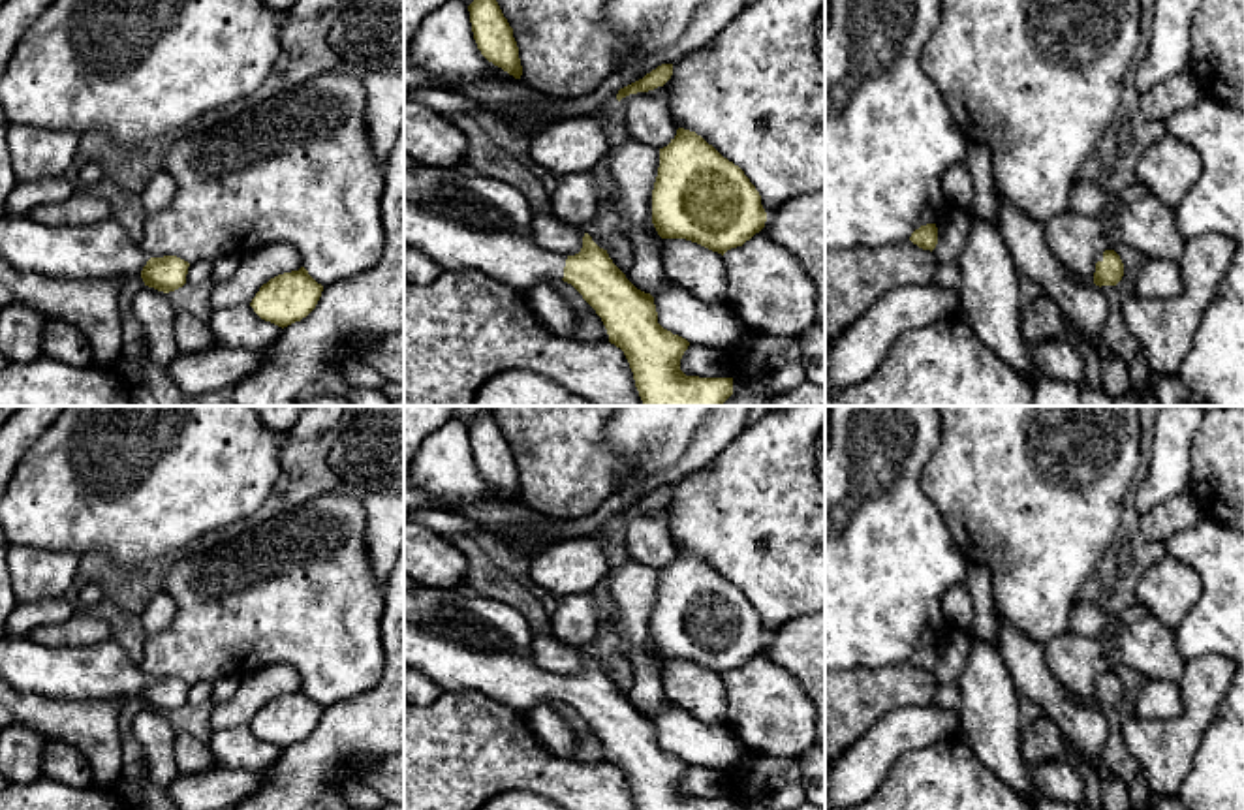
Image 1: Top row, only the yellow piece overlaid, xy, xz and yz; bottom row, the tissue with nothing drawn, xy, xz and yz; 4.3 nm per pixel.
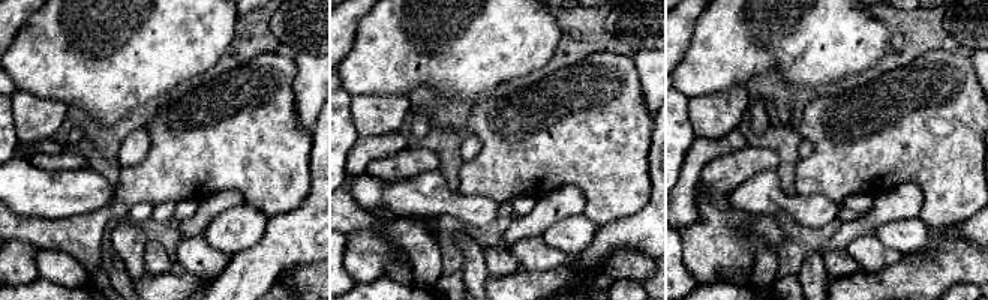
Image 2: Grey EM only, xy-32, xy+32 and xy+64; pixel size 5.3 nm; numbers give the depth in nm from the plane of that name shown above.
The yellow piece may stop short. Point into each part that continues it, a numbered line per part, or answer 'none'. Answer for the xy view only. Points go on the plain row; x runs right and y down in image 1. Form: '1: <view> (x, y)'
1: xy (102, 669)

